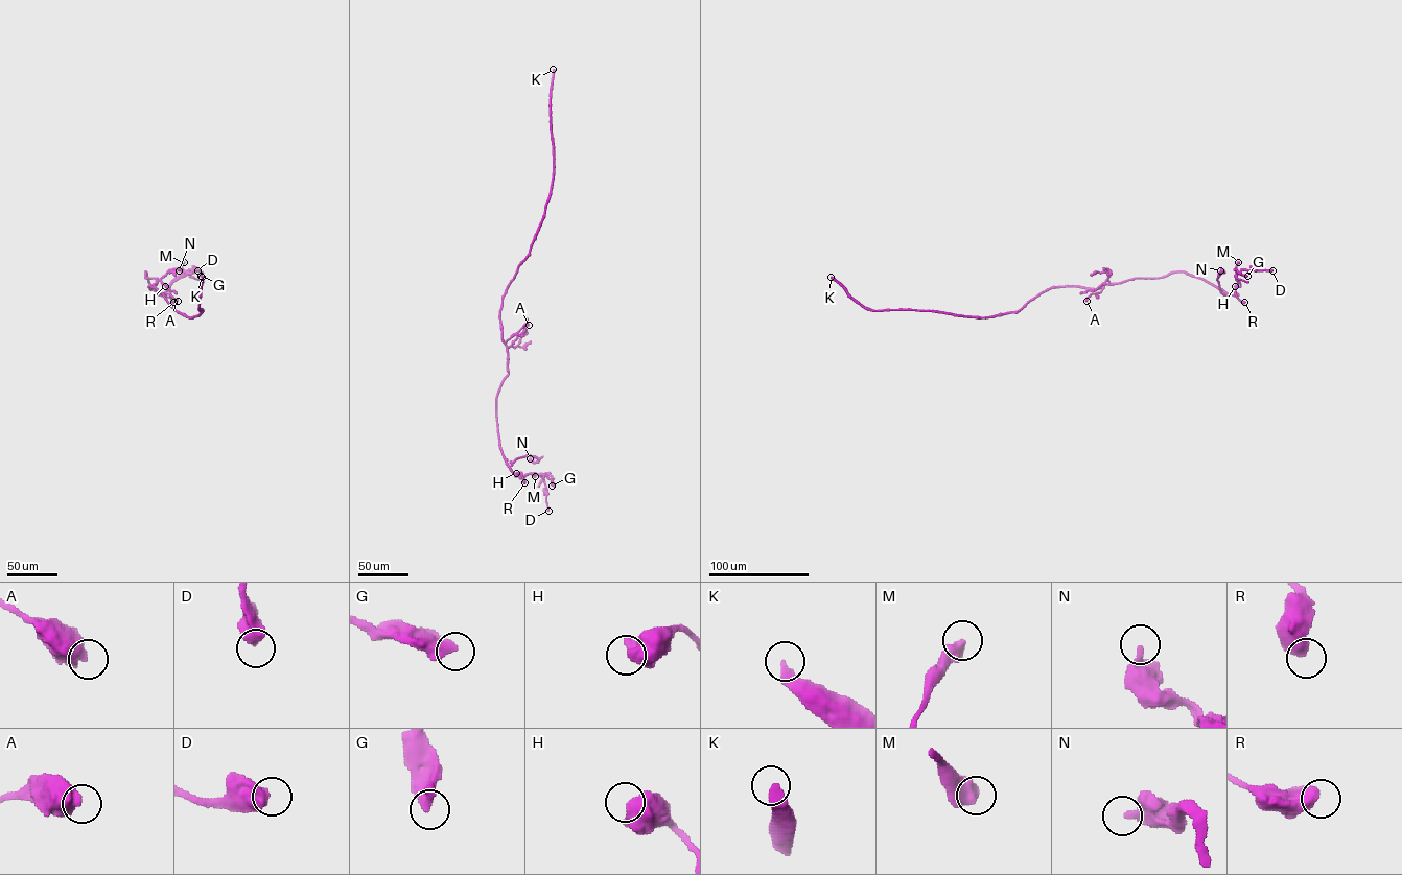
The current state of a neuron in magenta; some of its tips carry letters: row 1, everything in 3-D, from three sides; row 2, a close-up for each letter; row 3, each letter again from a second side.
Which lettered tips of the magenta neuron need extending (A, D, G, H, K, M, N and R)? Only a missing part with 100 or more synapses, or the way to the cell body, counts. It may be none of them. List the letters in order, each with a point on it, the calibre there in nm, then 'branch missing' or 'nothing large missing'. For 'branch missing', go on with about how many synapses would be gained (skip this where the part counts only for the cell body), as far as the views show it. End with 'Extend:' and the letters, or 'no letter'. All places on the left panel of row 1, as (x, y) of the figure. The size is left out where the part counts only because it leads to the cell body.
A: (178, 301) | 650 nm | nothing large missing
D: (197, 270) | 600 nm | nothing large missing
G: (201, 276) | 440 nm | nothing large missing
H: (165, 286) | 750 nm | nothing large missing
K: (202, 277) | 480 nm | branch missing | 1500 syn
M: (184, 262) | 550 nm | nothing large missing
N: (179, 270) | 360 nm | nothing large missing
R: (173, 302) | 600 nm | nothing large missing
Extend: K

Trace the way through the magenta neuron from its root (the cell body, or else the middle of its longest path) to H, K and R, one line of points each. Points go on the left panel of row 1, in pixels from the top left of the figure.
H: (150, 286), (150, 289), (157, 278), (146, 278), (145, 272), (158, 294), (168, 291), (172, 281), (165, 286)
K: (150, 286), (161, 291), (176, 311), (192, 317), (203, 311), (199, 310), (202, 277)
R: (150, 286), (150, 289), (157, 278), (146, 278), (145, 272), (155, 290), (162, 296), (169, 291), (173, 302)

